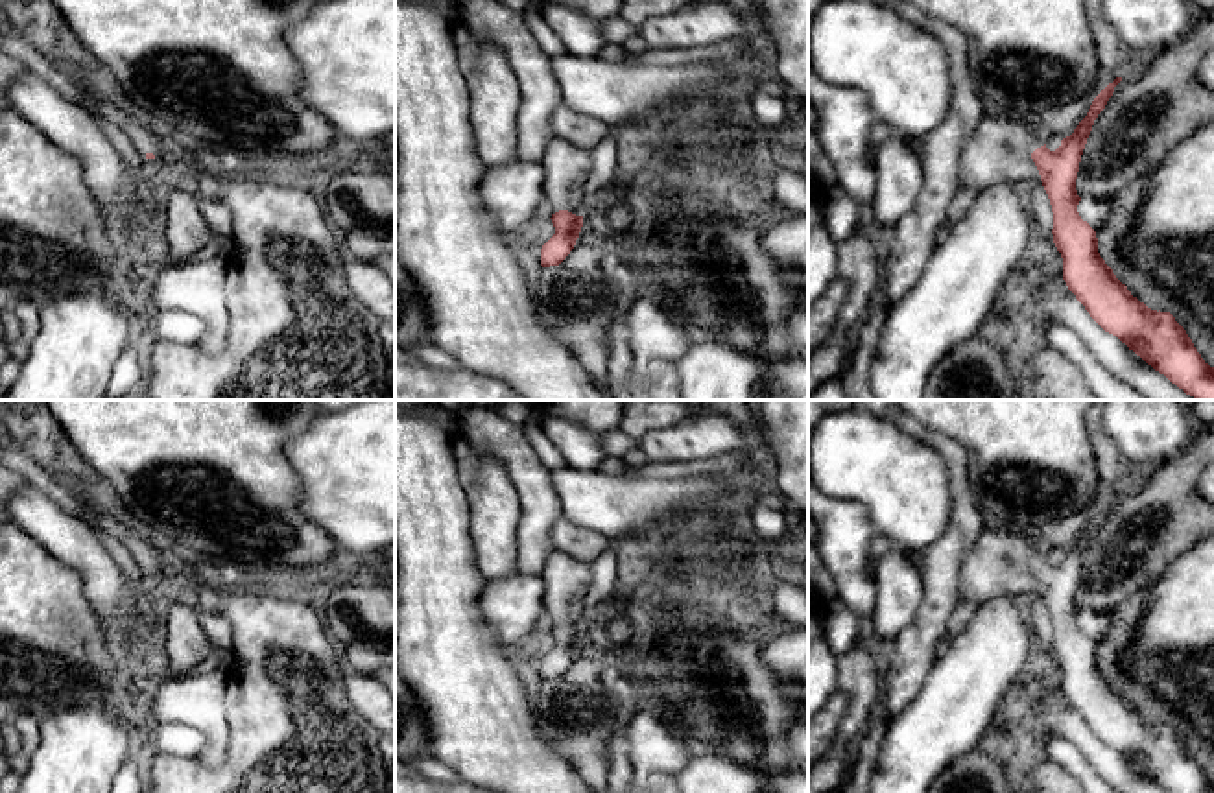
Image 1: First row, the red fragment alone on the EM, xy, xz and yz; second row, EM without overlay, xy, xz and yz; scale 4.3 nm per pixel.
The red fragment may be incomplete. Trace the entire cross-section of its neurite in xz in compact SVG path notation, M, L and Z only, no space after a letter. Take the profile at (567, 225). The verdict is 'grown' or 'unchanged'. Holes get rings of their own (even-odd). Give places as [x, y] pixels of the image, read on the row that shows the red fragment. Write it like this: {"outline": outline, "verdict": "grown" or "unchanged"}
{"outline": "M552 138L541 157L542 199L552 207L555 234L541 249L541 266L559 266L574 249L583 227L583 186L592 168L590 151Z", "verdict": "grown"}

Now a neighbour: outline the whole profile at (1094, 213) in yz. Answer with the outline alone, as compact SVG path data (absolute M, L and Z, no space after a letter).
M1081 199L1077 212L1094 231L1101 231L1109 221L1111 205L1105 199Z

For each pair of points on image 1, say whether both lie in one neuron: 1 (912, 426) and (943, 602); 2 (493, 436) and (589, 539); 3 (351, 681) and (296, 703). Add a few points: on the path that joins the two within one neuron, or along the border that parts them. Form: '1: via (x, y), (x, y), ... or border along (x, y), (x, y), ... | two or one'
1: via (956, 461), (962, 491), (962, 533), (947, 556) | one
2: border along (561, 515), (550, 533), (554, 550) | two
3: border along (344, 668), (345, 696), (368, 721) | two

